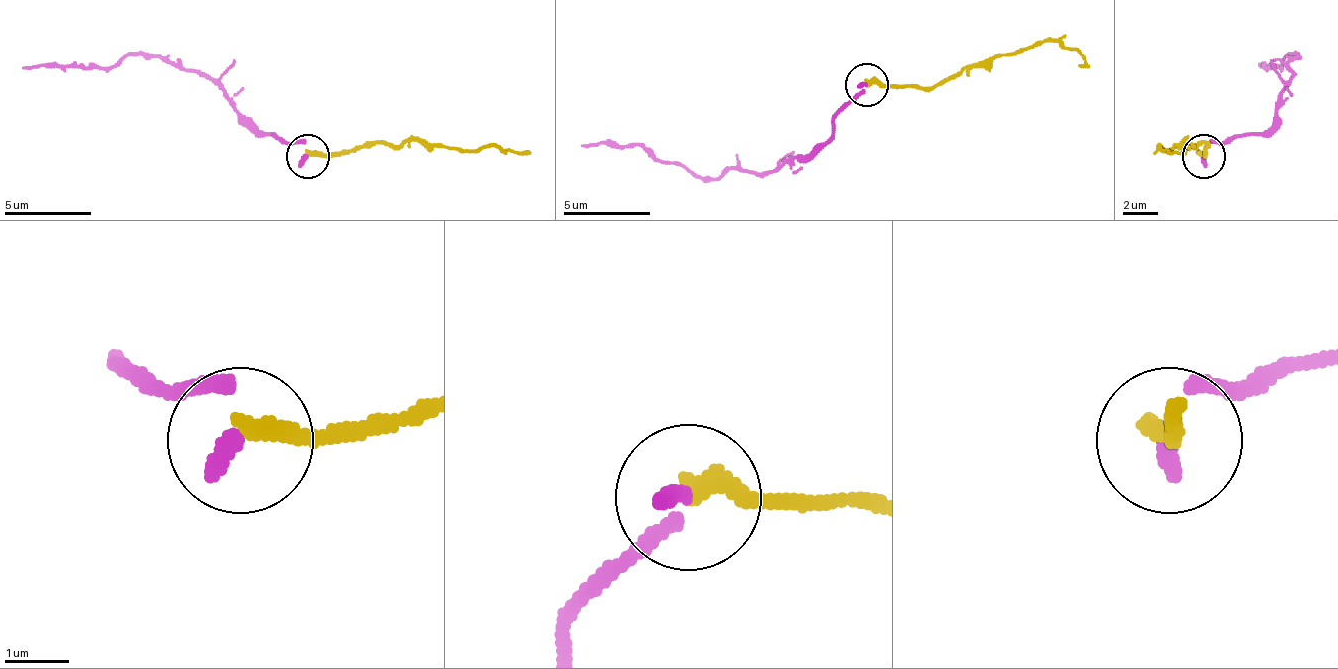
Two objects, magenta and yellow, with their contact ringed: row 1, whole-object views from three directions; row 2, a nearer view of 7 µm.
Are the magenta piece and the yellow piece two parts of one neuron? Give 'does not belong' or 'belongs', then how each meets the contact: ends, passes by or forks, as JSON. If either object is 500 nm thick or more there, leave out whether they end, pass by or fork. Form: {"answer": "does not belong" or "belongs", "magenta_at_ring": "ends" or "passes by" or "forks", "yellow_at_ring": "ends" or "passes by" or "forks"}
{"answer": "does not belong", "magenta_at_ring": "ends", "yellow_at_ring": "ends"}

